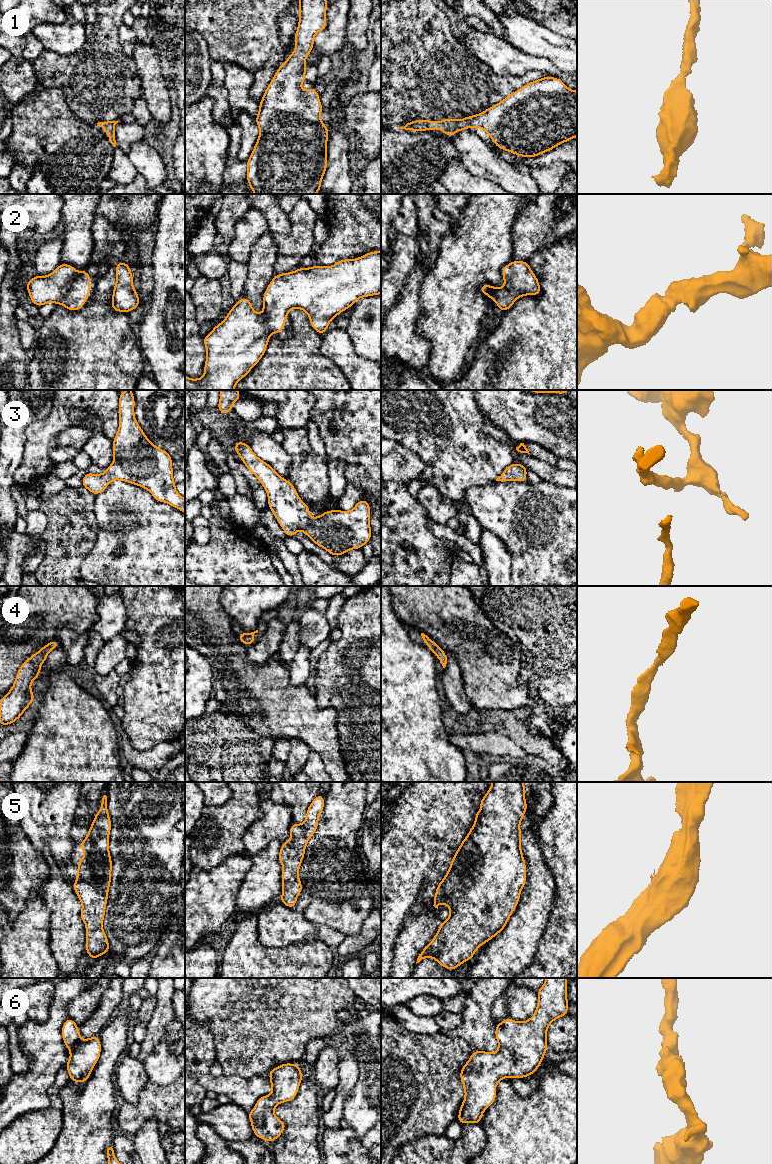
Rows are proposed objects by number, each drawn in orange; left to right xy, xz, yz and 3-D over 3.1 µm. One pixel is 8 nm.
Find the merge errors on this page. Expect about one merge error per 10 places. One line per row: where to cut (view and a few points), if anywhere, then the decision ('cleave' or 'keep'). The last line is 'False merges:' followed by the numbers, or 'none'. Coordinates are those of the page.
1: no cut | keep
2: no cut | keep
3: no cut | keep
4: no cut | keep
5: no cut | keep
6: no cut | keep
False merges: none

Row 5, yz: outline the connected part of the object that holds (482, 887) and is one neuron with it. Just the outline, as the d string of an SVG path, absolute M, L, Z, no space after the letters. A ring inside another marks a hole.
M492 782L486 795L480 800L481 808L475 813L475 822L452 857L448 872L437 885L434 907L439 904L449 907L450 916L443 921L430 944L420 952L417 963L425 958L434 958L446 969L455 970L472 959L477 949L502 932L513 914L523 887L526 884L526 864L520 845L520 823L528 808L524 782Z

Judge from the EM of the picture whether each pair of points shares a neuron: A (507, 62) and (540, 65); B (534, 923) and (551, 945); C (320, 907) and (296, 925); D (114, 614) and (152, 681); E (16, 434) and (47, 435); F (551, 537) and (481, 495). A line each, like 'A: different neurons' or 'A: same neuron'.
A: same neuron
B: different neurons
C: different neurons
D: different neurons
E: different neurons
F: same neuron

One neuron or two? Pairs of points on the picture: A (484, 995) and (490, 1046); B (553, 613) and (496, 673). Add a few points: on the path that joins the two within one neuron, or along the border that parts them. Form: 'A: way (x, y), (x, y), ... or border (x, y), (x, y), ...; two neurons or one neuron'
A: way (484, 1008), (484, 1033); one neuron
B: border (523, 657), (520, 663), (517, 682); two neurons

